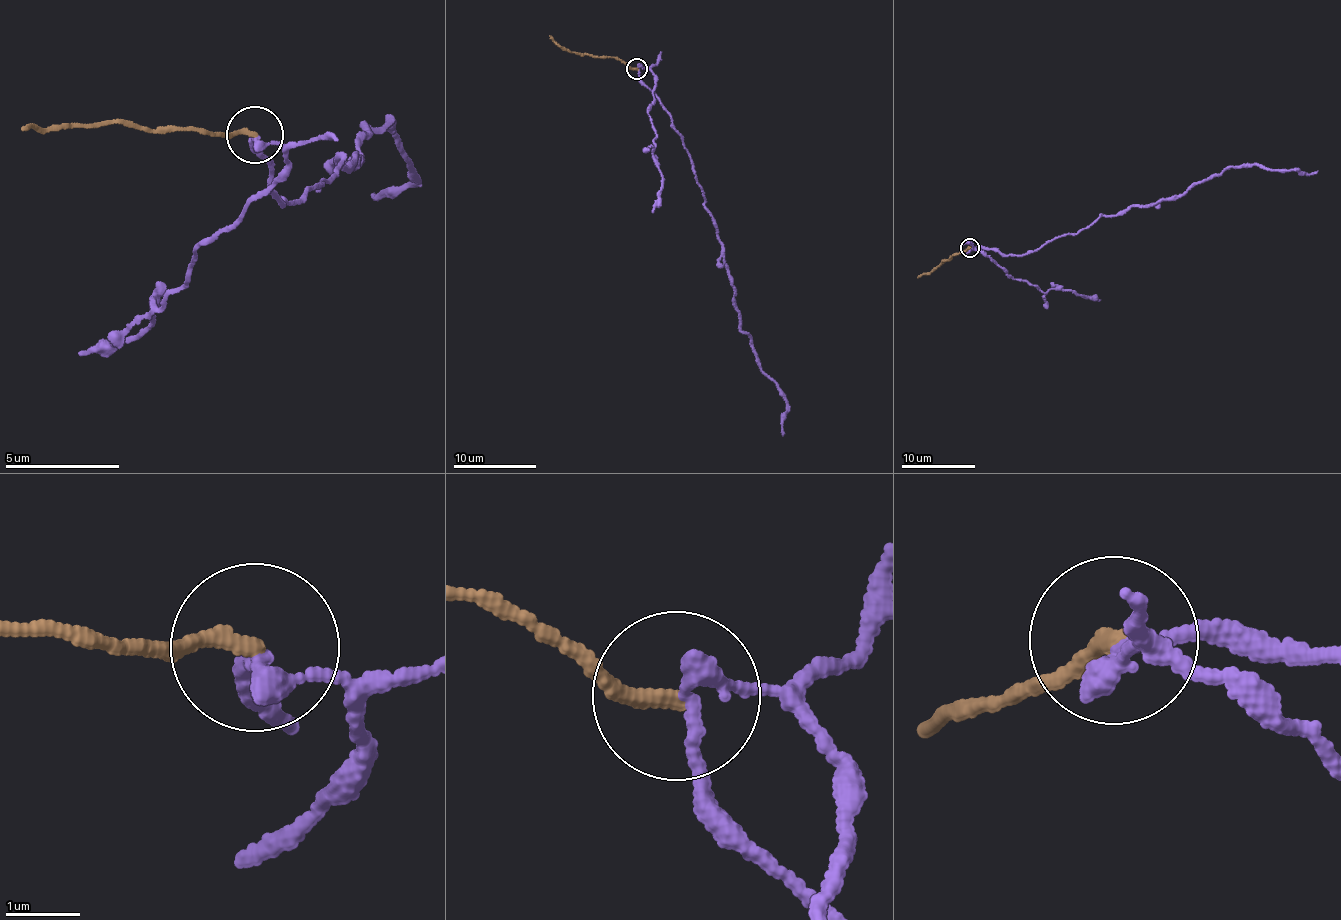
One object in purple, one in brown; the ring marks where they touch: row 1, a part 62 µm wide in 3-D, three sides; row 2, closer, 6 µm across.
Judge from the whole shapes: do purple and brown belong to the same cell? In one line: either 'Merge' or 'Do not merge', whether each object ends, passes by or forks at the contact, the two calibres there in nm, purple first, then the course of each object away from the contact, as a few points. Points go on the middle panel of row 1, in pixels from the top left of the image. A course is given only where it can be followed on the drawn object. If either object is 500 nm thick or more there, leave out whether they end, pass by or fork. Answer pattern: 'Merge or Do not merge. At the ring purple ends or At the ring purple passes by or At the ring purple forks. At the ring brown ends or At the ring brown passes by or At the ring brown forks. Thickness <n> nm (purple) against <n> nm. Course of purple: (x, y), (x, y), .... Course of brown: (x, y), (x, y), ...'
Do not merge. At the ring purple passes by. At the ring brown ends. Thickness 240 nm (purple) against 240 nm. Course of purple: (637, 69), (639, 79), (658, 97), (688, 154), (717, 236), (739, 324), (763, 374), (787, 405), (782, 435). Course of brown: (637, 69), (628, 68), (615, 58), (569, 52), (549, 36)

